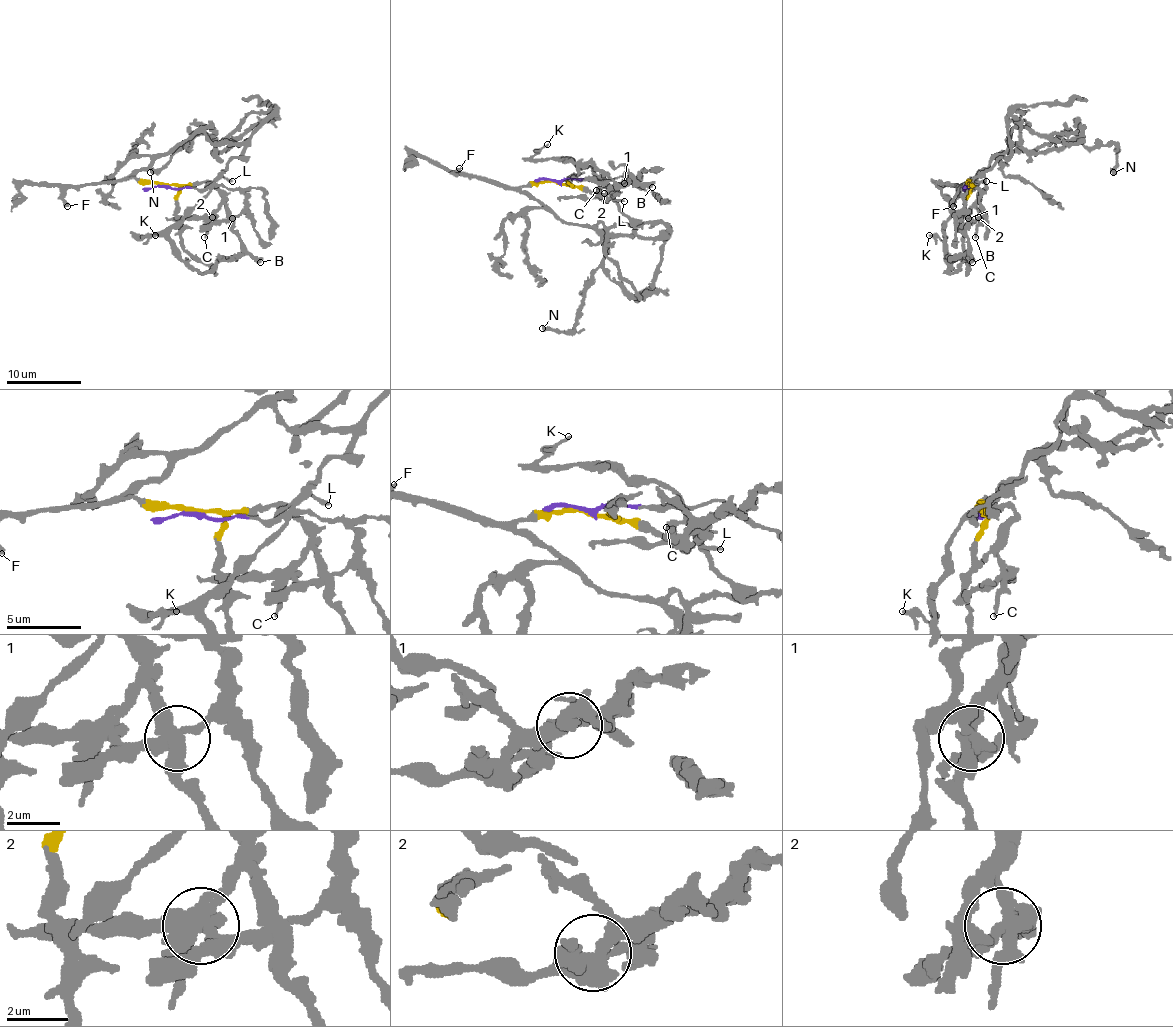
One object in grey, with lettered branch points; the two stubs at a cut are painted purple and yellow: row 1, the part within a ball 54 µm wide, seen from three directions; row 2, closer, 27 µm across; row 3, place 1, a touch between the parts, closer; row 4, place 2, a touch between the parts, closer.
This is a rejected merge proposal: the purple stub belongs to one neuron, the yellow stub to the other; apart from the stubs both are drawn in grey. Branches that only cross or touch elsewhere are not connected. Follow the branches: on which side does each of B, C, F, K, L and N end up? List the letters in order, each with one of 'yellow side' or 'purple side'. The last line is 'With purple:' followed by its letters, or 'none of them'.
B: yellow side
C: yellow side
F: yellow side
K: purple side
L: purple side
N: yellow side
With purple: K, L

